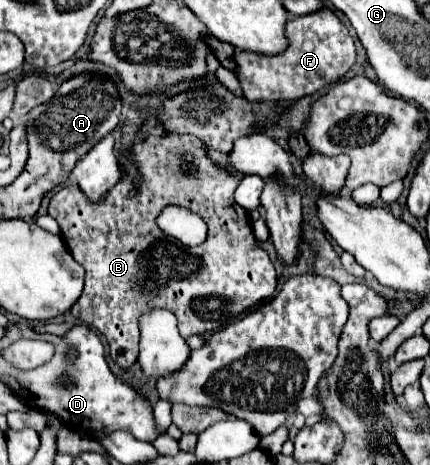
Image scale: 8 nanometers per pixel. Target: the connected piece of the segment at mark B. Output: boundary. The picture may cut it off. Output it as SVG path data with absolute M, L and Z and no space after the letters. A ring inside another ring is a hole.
M176 133L148 135L144 141L134 143L134 145L124 153L124 159L126 159L126 161L136 169L136 173L140 175L138 183L136 183L136 179L134 179L130 173L126 173L126 167L120 163L122 179L118 181L116 189L112 189L112 191L106 195L106 199L104 199L102 203L94 203L94 205L92 205L92 203L86 201L86 197L80 193L78 185L66 185L66 187L62 187L60 191L56 191L56 193L52 195L48 213L58 221L60 231L62 231L62 239L64 239L64 243L68 245L72 257L86 269L84 291L82 291L82 295L78 297L76 305L72 305L70 313L72 313L76 319L80 319L80 321L88 323L90 327L98 329L98 331L106 337L106 341L108 341L108 347L110 347L110 359L112 359L118 367L122 367L122 369L130 369L130 367L136 363L136 359L138 359L140 317L142 317L144 313L150 313L150 311L156 309L156 307L160 307L160 309L168 309L168 311L172 311L172 313L176 315L176 319L178 319L178 329L180 329L180 335L182 335L184 339L188 339L190 335L206 335L206 337L210 337L212 333L216 333L216 329L220 329L220 327L224 327L224 325L230 325L232 321L238 321L238 319L246 313L246 309L252 309L252 307L256 307L258 303L262 303L264 299L272 297L272 293L274 293L274 289L276 289L276 271L274 271L274 265L272 265L268 253L266 253L266 251L256 243L256 239L254 239L248 211L244 211L244 209L234 201L234 191L236 191L236 187L238 187L238 183L240 183L240 177L234 175L234 173L230 173L230 171L226 171L226 169L216 167L216 165L206 157L204 143L202 143L198 137L192 137L192 135L176 135ZM186 151L194 155L196 165L198 165L196 171L182 171L182 169L180 169L178 159L180 159L180 155L186 153ZM168 205L184 205L186 209L192 209L192 213L198 213L198 215L206 221L206 225L208 225L208 237L206 237L206 241L200 243L200 245L196 245L196 247L184 247L184 245L180 245L180 241L172 241L172 237L164 237L164 233L160 233L160 227L156 225L156 217L158 217L160 211L162 211L164 207L168 207Z

